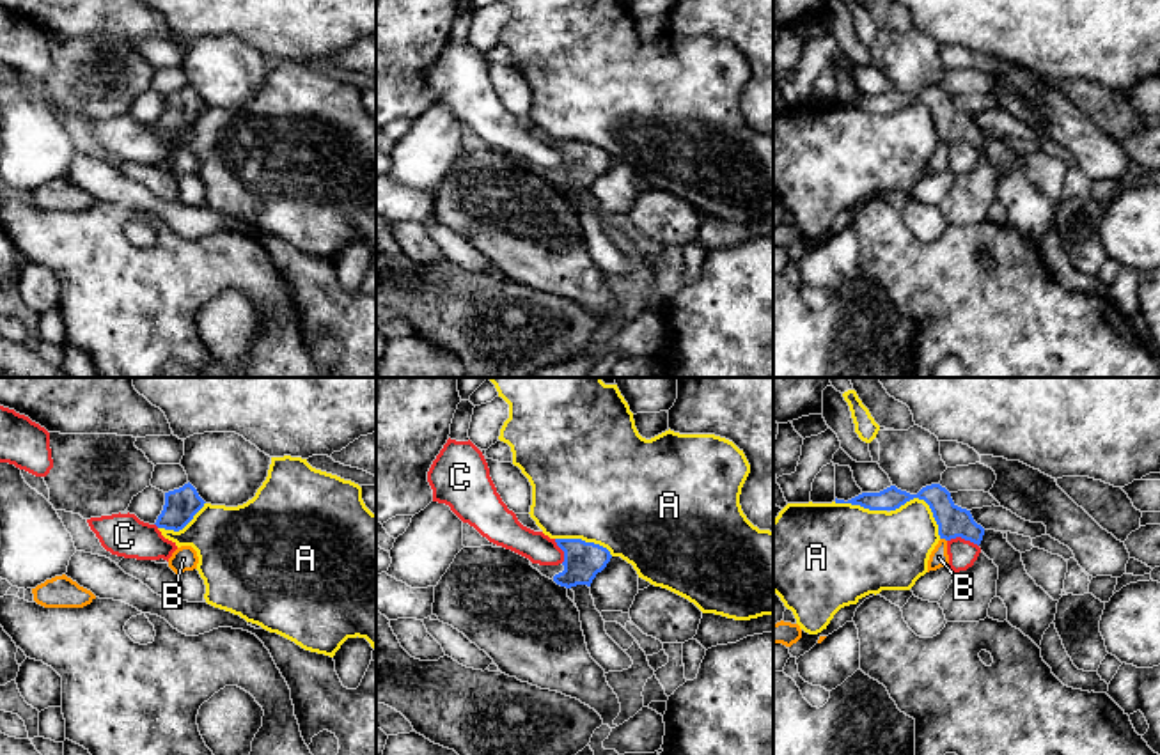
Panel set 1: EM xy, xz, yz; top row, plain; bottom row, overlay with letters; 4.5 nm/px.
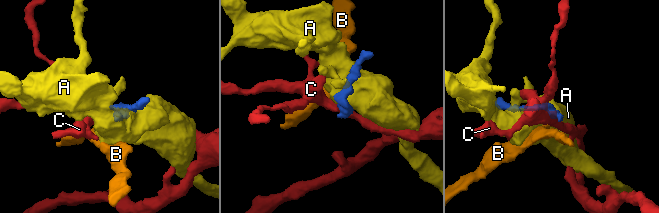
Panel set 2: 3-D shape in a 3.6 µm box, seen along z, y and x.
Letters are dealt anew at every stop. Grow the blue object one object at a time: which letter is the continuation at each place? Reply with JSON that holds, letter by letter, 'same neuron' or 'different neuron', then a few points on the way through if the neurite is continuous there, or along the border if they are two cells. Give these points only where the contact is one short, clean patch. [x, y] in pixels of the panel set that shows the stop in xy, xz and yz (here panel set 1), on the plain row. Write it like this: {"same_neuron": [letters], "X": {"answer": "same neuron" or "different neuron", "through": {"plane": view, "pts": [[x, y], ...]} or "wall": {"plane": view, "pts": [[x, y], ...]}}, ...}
{"same_neuron": [], "A": {"answer": "different neuron"}, "B": {"answer": "different neuron", "wall": {"plane": "yz", "pts": [[940, 140], [946, 144]]}}, "C": {"answer": "different neuron", "wall": {"plane": "yz", "pts": [[948, 142], [969, 142], [978, 149]]}}}

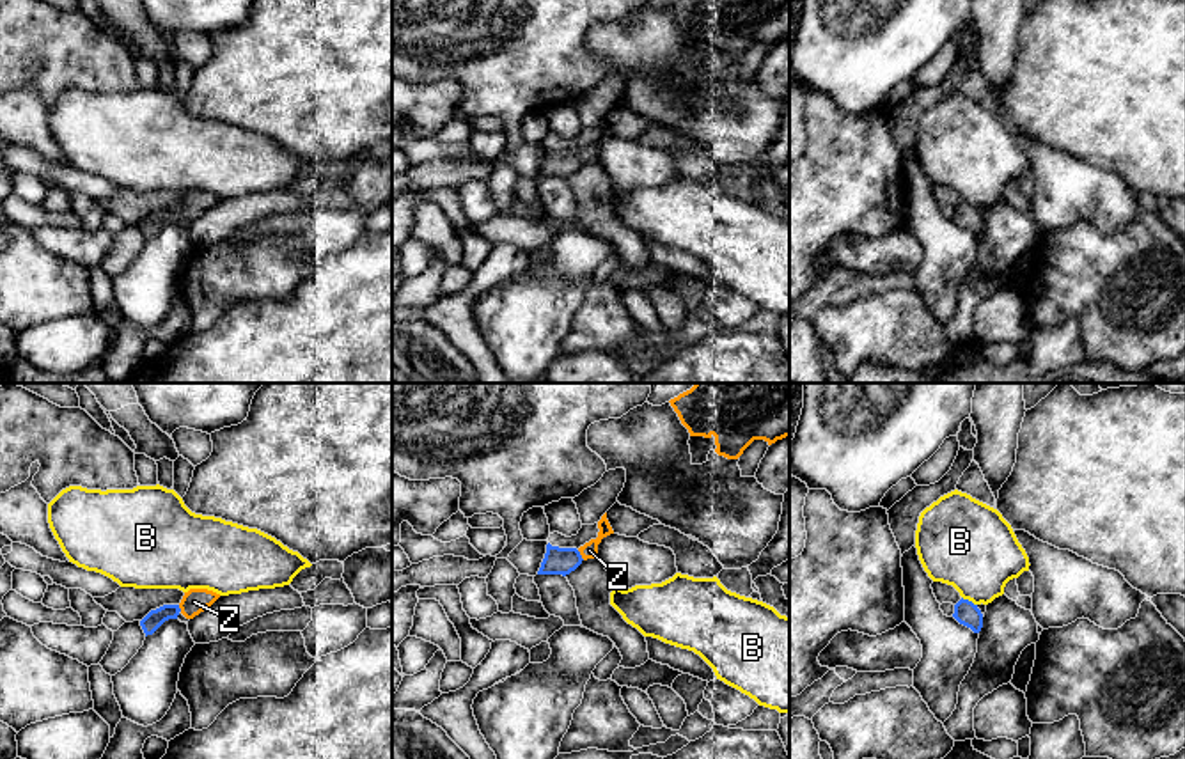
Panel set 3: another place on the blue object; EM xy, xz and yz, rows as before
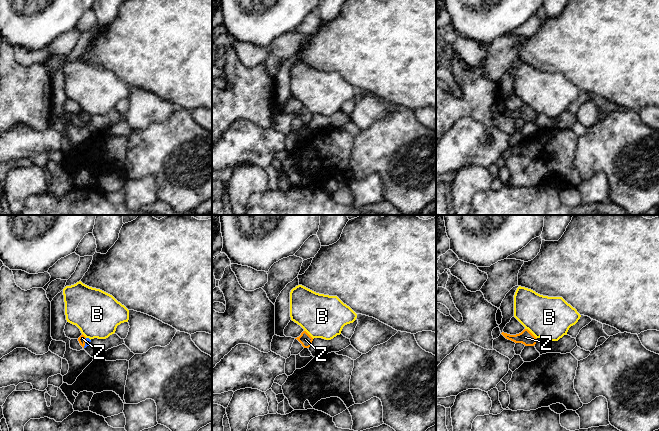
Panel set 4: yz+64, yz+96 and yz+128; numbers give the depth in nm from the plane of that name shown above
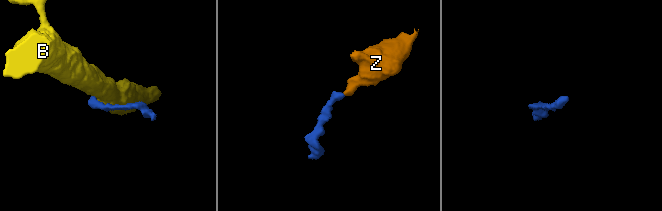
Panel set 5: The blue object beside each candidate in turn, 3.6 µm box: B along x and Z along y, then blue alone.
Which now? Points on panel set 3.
{"same_neuron": ["Z"], "B": {"answer": "different neuron", "wall": {"plane": "yz", "pts": [[962, 199], [976, 208]]}}, "Z": {"answer": "same neuron", "through": {"plane": "xz", "pts": [[557, 164], [580, 158], [589, 153]]}}}

